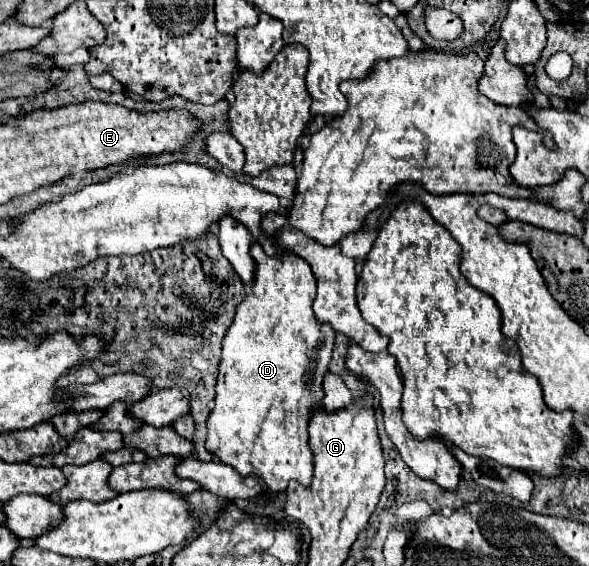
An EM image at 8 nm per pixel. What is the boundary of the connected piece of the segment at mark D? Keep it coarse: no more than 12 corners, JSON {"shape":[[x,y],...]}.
{"shape":[[290,253],[222,341],[206,449],[270,497],[312,481],[334,329]]}

